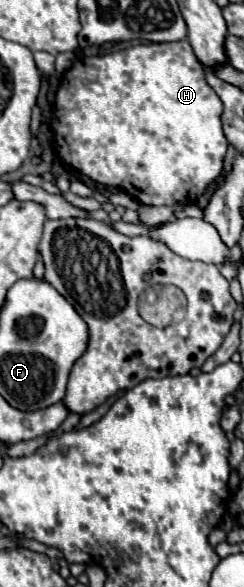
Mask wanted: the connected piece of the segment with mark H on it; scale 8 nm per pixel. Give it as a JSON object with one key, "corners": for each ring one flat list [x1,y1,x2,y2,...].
{"corners":[[186,39,134,45,104,57,78,59,56,93,60,157,92,181,120,187,144,205,196,203,224,169,228,141,222,131,222,101,206,83,204,69]]}

